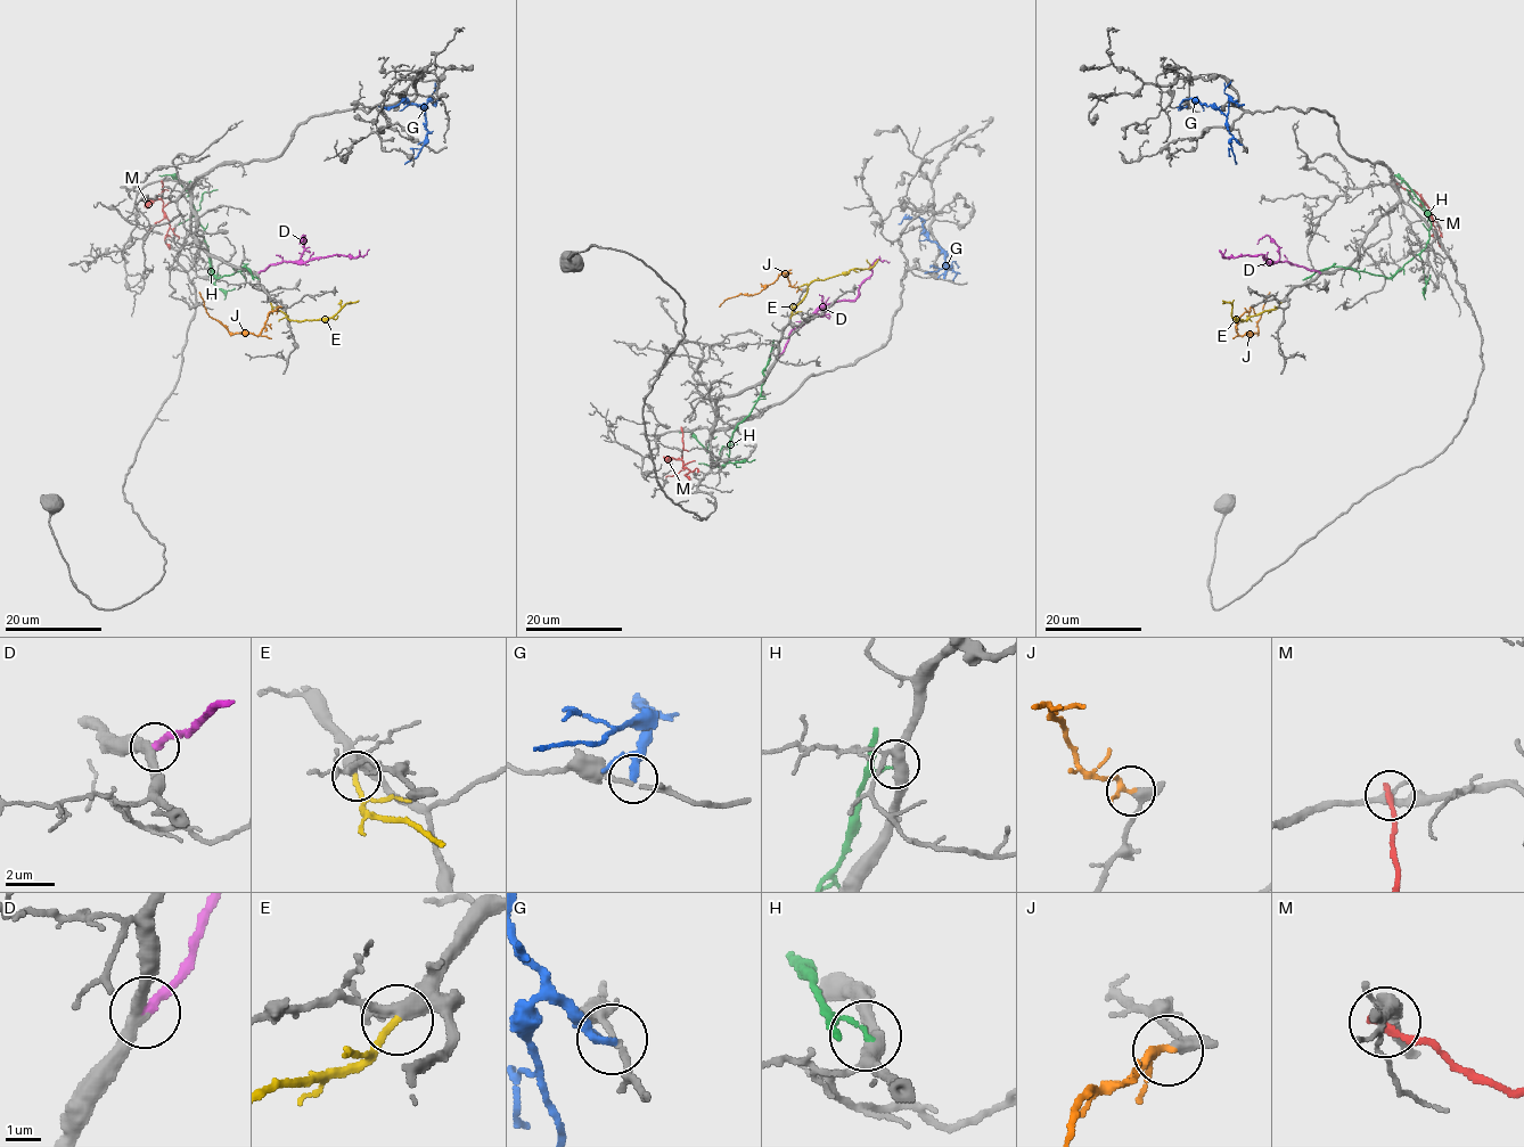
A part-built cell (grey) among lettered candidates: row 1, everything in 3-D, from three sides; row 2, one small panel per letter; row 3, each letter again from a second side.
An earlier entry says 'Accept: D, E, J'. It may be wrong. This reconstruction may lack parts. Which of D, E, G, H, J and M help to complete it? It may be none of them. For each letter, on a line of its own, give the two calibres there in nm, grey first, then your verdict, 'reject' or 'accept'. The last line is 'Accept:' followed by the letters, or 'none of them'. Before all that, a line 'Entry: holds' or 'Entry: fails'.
Entry: holds
D: 380 nm thick on the grey side, 280 nm on the other; accept
E: 280 nm thick on the grey side, 200 nm on the other; accept
G: 160 nm thick on the grey side, 180 nm on the other; reject
H: 380 nm thick on the grey side, 110 nm on the other; reject
J: 300 nm thick on the grey side, 180 nm on the other; accept
M: 240 nm thick on the grey side, 240 nm on the other; reject
Accept: D, E, J

